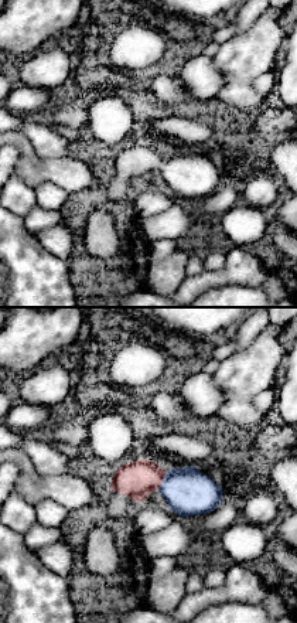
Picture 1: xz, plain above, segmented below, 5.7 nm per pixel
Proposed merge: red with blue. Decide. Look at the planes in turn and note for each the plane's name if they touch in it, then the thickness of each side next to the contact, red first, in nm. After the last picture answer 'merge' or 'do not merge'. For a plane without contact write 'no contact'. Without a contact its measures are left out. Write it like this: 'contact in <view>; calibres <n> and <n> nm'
contact in xz; calibres 220 and 260 nm

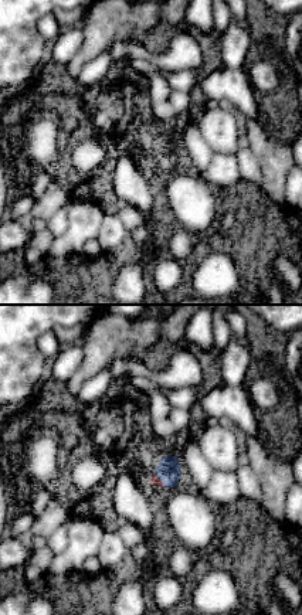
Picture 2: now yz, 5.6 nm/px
contact in yz; calibres 50 and 140 nm

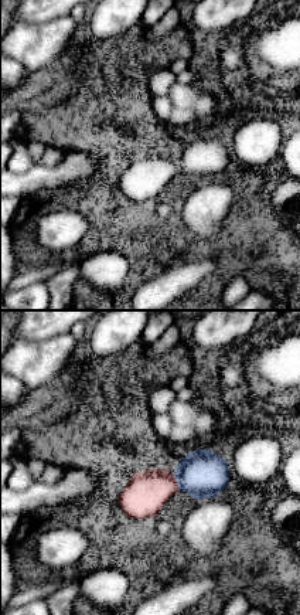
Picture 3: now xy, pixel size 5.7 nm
contact in xy; calibres 240 and 280 nm

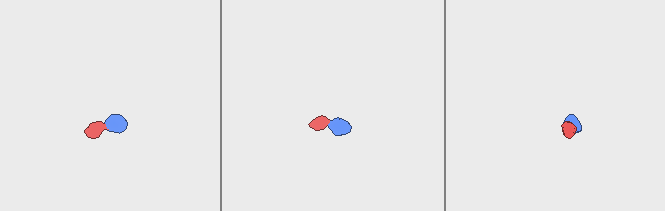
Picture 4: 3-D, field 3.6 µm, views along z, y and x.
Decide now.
merge

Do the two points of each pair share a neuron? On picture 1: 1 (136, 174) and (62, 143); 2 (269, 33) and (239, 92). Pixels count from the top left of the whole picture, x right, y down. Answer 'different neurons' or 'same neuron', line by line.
1: different neurons
2: same neuron

